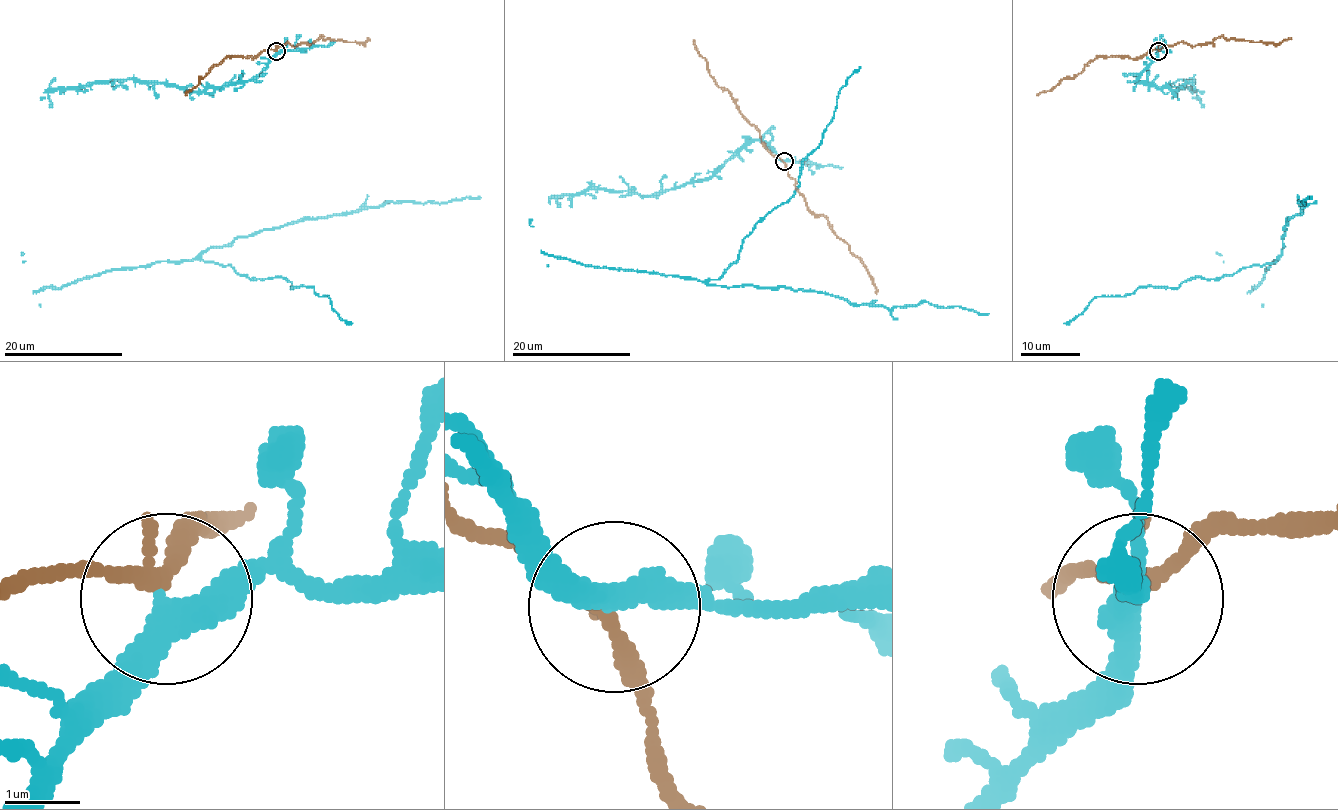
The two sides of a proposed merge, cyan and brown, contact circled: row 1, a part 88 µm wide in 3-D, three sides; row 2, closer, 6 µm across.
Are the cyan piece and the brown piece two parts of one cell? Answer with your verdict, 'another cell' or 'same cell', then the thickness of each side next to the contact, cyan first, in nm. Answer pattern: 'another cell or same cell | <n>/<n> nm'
another cell | 360/180 nm

